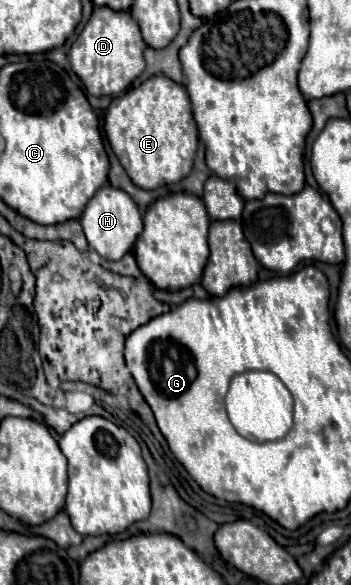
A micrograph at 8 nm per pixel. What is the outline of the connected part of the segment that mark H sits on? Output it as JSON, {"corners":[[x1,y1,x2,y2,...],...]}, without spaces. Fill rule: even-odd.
{"corners":[[106,184,94,194,94,198,84,208,80,224,84,228,90,248,94,248,106,260,120,260,134,248,138,234,142,232,142,214,134,204,134,200,124,190]]}

